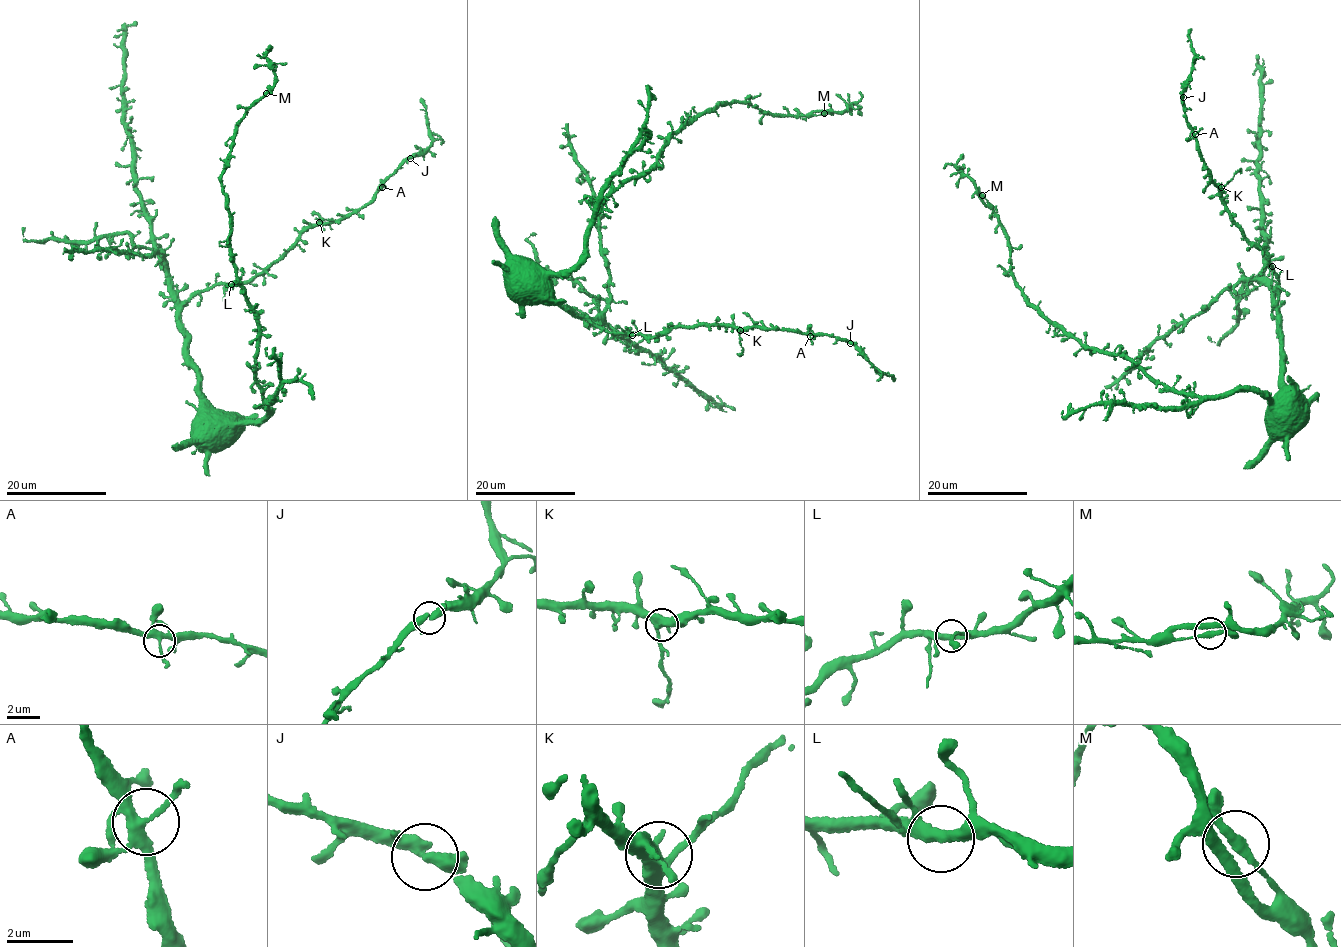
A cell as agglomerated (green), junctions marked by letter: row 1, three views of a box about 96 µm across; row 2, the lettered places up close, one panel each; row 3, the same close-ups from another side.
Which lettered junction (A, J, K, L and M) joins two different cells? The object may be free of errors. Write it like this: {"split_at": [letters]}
{"split_at": []}

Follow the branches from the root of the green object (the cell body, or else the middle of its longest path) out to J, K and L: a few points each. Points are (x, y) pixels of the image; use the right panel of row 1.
J: (1274, 397), (1284, 390), (1279, 283), (1267, 255), (1244, 237), (1209, 180), (1185, 120), (1183, 97)
K: (1274, 397), (1284, 390), (1276, 303), (1279, 283), (1267, 255), (1244, 237), (1233, 220), (1219, 196), (1221, 187)
L: (1274, 397), (1284, 390), (1276, 303), (1279, 283), (1271, 270), (1272, 266)

